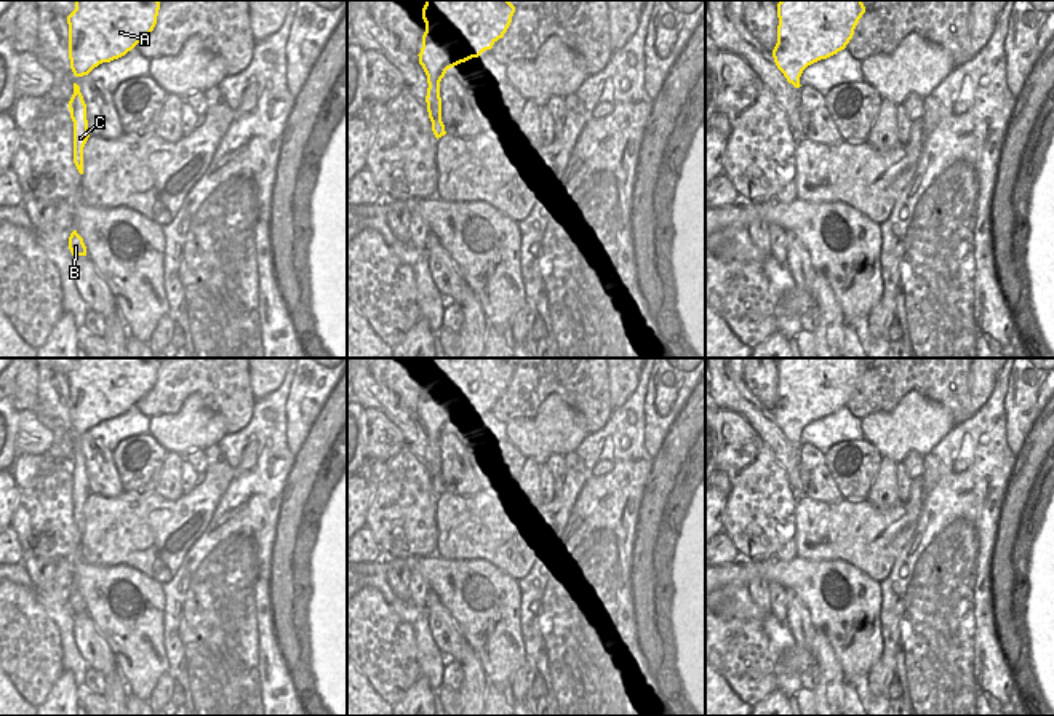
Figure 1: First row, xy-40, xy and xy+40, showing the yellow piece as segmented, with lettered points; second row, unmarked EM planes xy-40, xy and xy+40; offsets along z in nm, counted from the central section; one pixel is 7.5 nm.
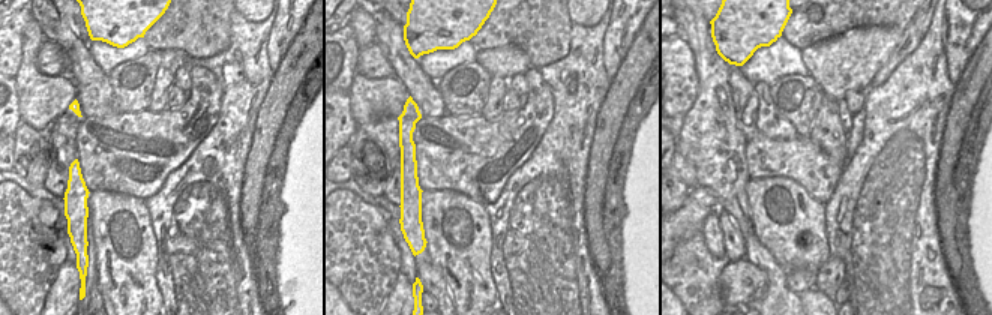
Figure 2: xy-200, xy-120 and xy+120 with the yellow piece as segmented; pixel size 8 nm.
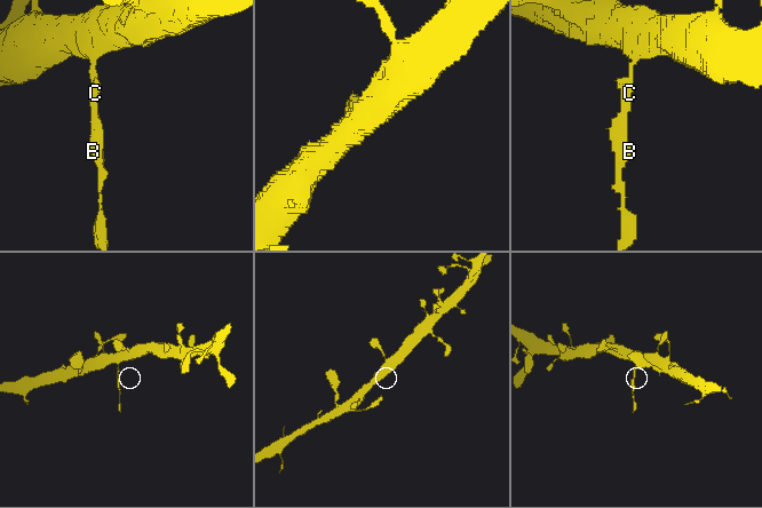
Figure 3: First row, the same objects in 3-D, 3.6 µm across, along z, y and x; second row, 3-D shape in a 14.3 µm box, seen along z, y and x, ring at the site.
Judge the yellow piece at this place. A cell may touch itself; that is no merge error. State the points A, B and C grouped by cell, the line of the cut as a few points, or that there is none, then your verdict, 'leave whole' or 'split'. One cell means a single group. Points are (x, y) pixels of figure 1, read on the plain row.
A / B C; cut in xy along (429, 440), (439, 443); split

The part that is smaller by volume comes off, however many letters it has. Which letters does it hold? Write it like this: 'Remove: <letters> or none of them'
Remove: B, C

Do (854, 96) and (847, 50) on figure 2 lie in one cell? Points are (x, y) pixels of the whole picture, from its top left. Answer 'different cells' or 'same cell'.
different cells

